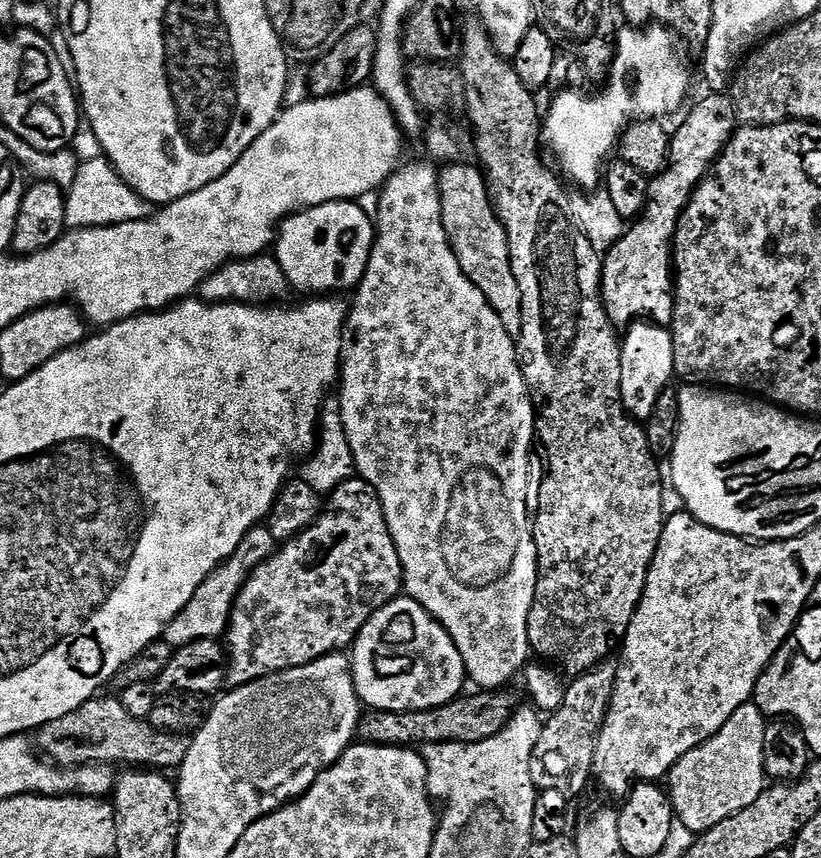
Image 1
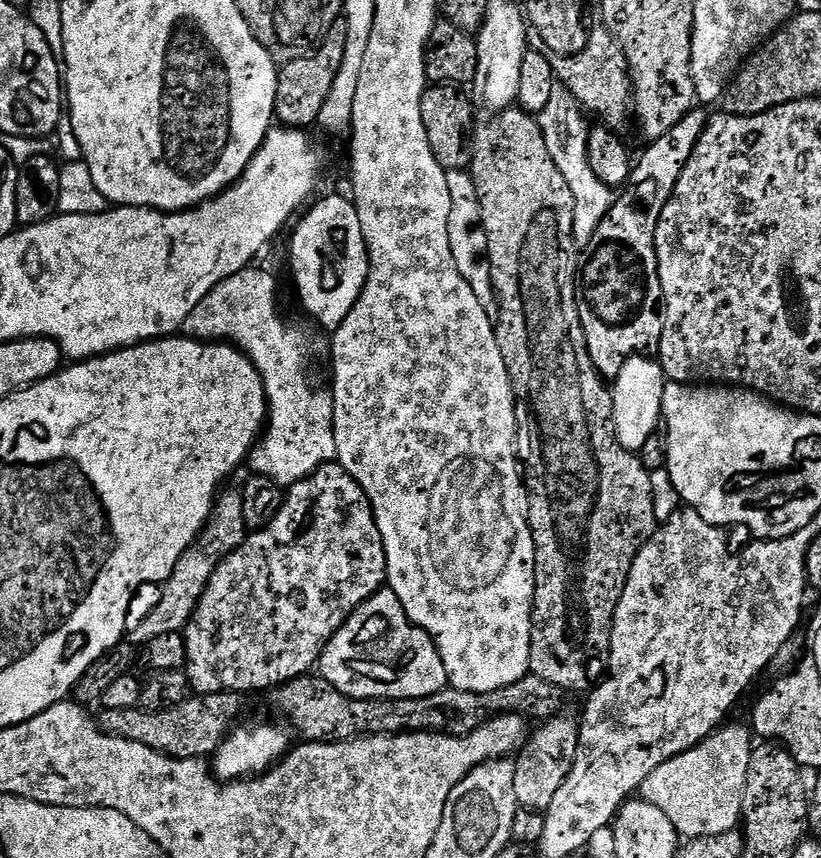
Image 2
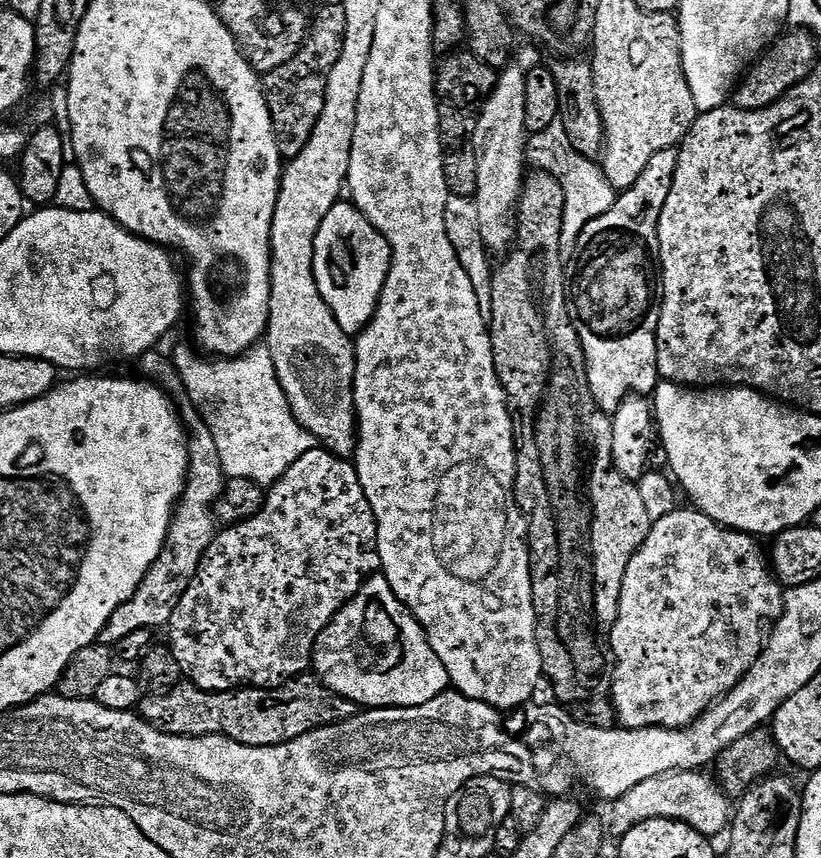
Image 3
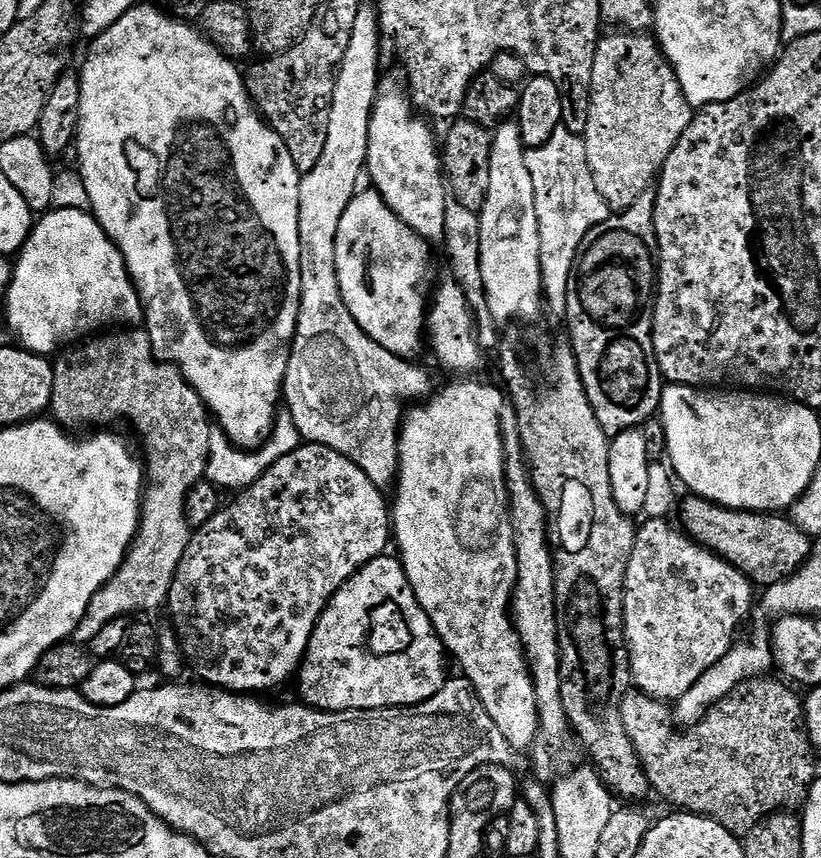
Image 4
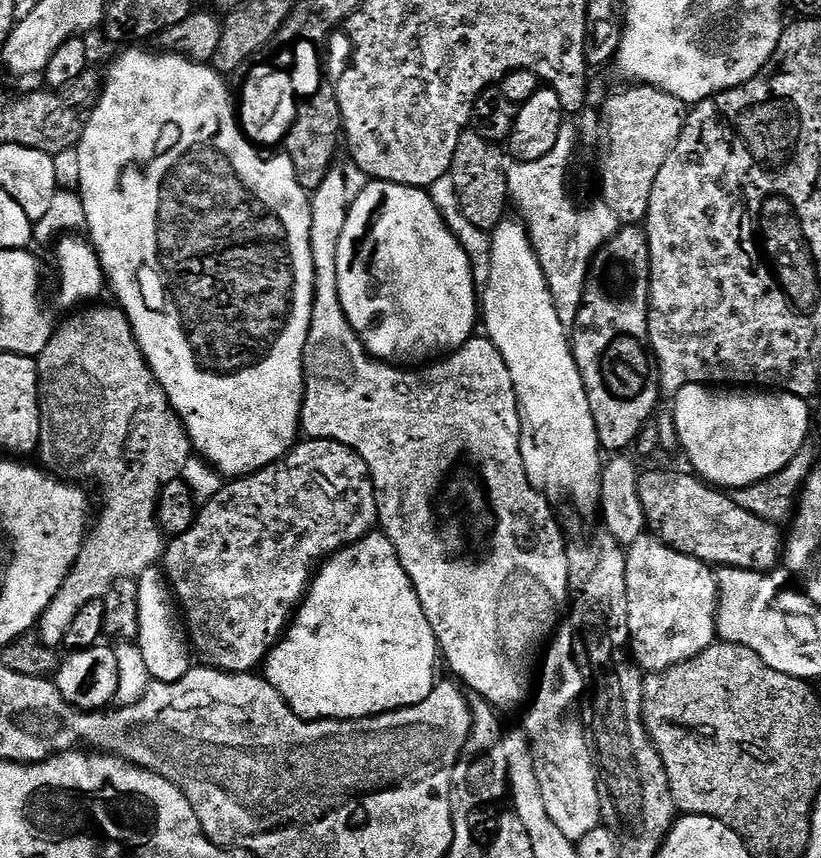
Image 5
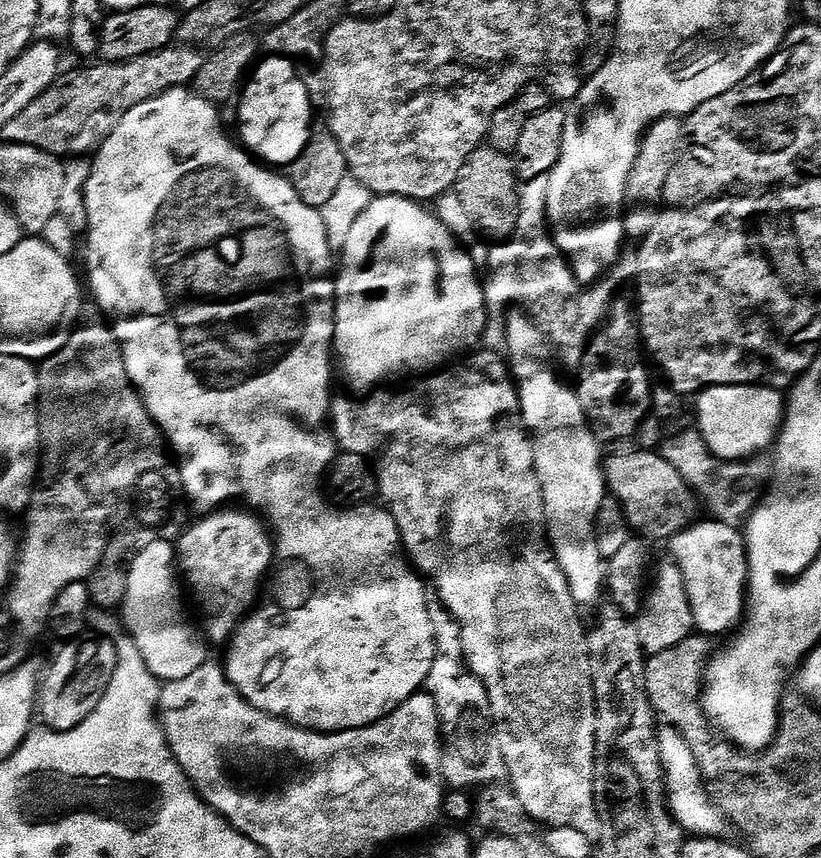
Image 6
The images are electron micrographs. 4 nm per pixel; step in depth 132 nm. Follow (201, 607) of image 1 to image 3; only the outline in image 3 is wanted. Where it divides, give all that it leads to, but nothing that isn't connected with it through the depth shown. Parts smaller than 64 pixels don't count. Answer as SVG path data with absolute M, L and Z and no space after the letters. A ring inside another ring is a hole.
M207 423L191 425L188 442L188 483L180 503L168 528L168 541L164 544L162 554L154 562L154 566L146 574L146 578L138 586L138 590L106 622L99 643L118 646L126 634L134 634L139 628L162 629L168 625L182 594L190 586L190 582L198 574L200 563L212 545L218 531L216 503L224 492L226 477L222 458L218 458L218 446L214 442L214 434Z

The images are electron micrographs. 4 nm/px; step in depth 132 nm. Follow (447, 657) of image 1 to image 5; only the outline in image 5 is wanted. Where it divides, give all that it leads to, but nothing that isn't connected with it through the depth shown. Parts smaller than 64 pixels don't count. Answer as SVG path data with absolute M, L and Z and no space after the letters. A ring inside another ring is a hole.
M376 530L349 548L335 552L320 565L312 577L304 599L300 602L300 607L296 609L295 617L289 624L287 632L272 647L272 653L264 661L262 675L270 682L270 686L274 686L274 690L278 690L278 694L290 706L290 710L294 710L294 714L298 714L304 720L365 720L367 716L381 716L383 712L397 712L399 708L412 708L426 699L438 683L436 660L438 661L438 649L434 630L430 630L430 622L426 622L426 614L422 614L422 602L406 570L402 570L402 562L398 562L398 554L394 546L390 546L390 538L386 538L383 531Z

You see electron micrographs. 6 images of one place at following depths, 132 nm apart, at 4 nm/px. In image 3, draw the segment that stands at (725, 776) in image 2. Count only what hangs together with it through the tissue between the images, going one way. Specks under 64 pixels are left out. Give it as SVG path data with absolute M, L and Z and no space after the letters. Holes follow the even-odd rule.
M704 770L674 771L658 774L656 778L649 778L646 782L634 786L611 805L615 835L622 837L642 822L681 820L683 824L689 824L704 836L715 838L724 827L723 832L733 823L734 804L728 801L729 793L707 774Z

